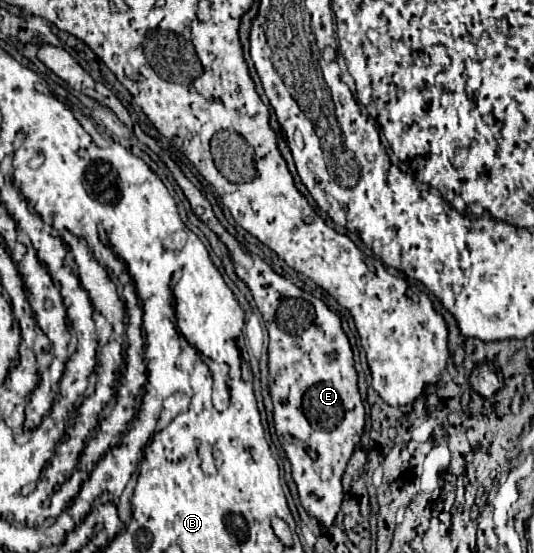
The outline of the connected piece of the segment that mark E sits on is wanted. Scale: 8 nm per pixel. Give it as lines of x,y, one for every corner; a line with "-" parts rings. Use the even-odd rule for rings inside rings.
42,45
38,51
38,59
60,79
64,79
72,89
82,91
84,95
96,99
98,103
106,103
118,119
133,131
138,140
160,157
172,173
178,187
182,189
182,193
186,195
186,199
190,201
190,207
196,213
196,217
204,221
218,235
218,239
228,247
230,259
234,263
234,271
250,289
270,335
268,389
274,407
272,409
274,429
278,431
280,445
292,465
292,479
296,481
300,503
310,517
318,519
322,527
330,527
342,503
342,485
340,485
342,473
364,431
364,405
356,385
352,349
346,333
342,331
340,317
332,313
318,297
298,289
288,279
270,271
270,267
260,257
250,255
220,225
208,199
184,177
181,169
157,142
133,121
127,109
120,105
116,95
104,85
96,83
64,49
54,45
-
304,393
306,393
306,407
304,407

